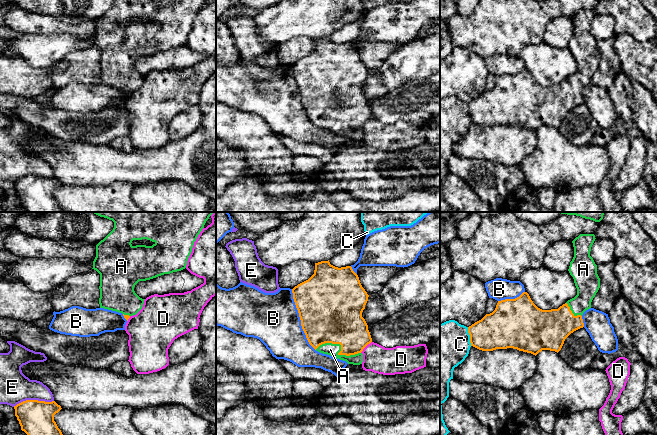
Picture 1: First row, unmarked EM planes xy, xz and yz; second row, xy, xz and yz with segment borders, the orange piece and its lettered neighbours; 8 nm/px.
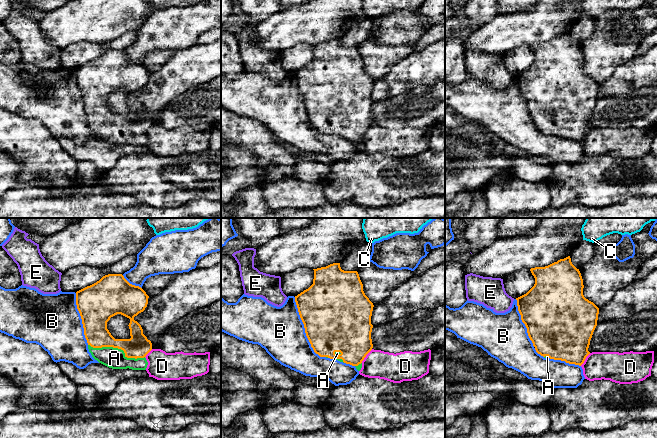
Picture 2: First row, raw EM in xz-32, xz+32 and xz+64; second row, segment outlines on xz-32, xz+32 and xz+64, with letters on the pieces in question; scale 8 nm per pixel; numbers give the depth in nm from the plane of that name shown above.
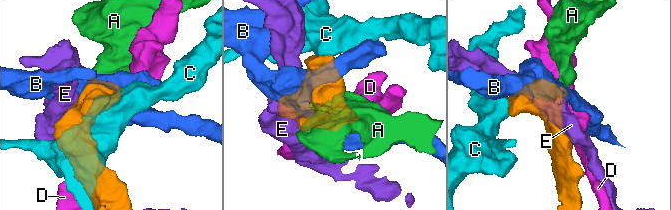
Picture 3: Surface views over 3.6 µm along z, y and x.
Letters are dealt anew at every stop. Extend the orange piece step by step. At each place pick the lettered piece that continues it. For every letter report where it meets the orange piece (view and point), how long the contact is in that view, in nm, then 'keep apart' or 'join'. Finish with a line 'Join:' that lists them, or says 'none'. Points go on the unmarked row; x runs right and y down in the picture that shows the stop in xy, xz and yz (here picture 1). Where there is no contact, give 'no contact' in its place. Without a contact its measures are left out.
A: xz (341, 124) | 360 nm | join
B: xz (300, 95) | 550 nm | keep apart
C: yz (470, 112) | 160 nm | keep apart
D: xz (365, 122) | 130 nm | keep apart
E: xy (33, 176) | 340 nm | keep apart
Join: A

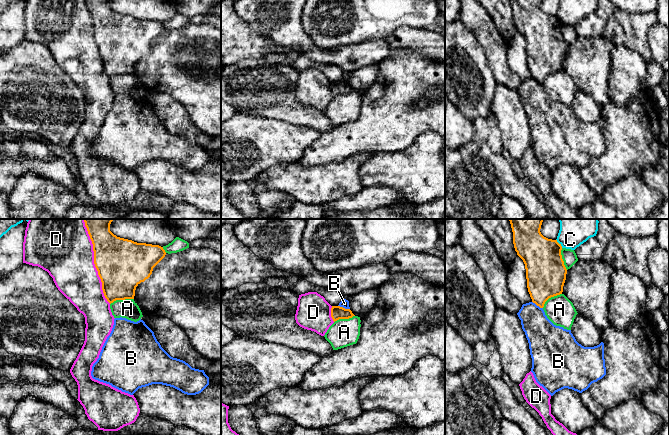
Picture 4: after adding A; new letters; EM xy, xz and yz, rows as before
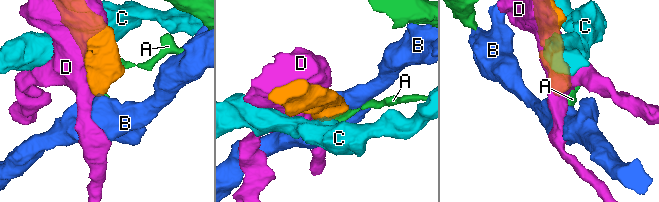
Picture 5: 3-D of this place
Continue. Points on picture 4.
A: xy (121, 75) | 200 nm | keep apart
B: xz (344, 84) | 100 nm | keep apart
C: yz (558, 19) | 90 nm | keep apart
D: xy (94, 39) | 650 nm | keep apart
Join: none

